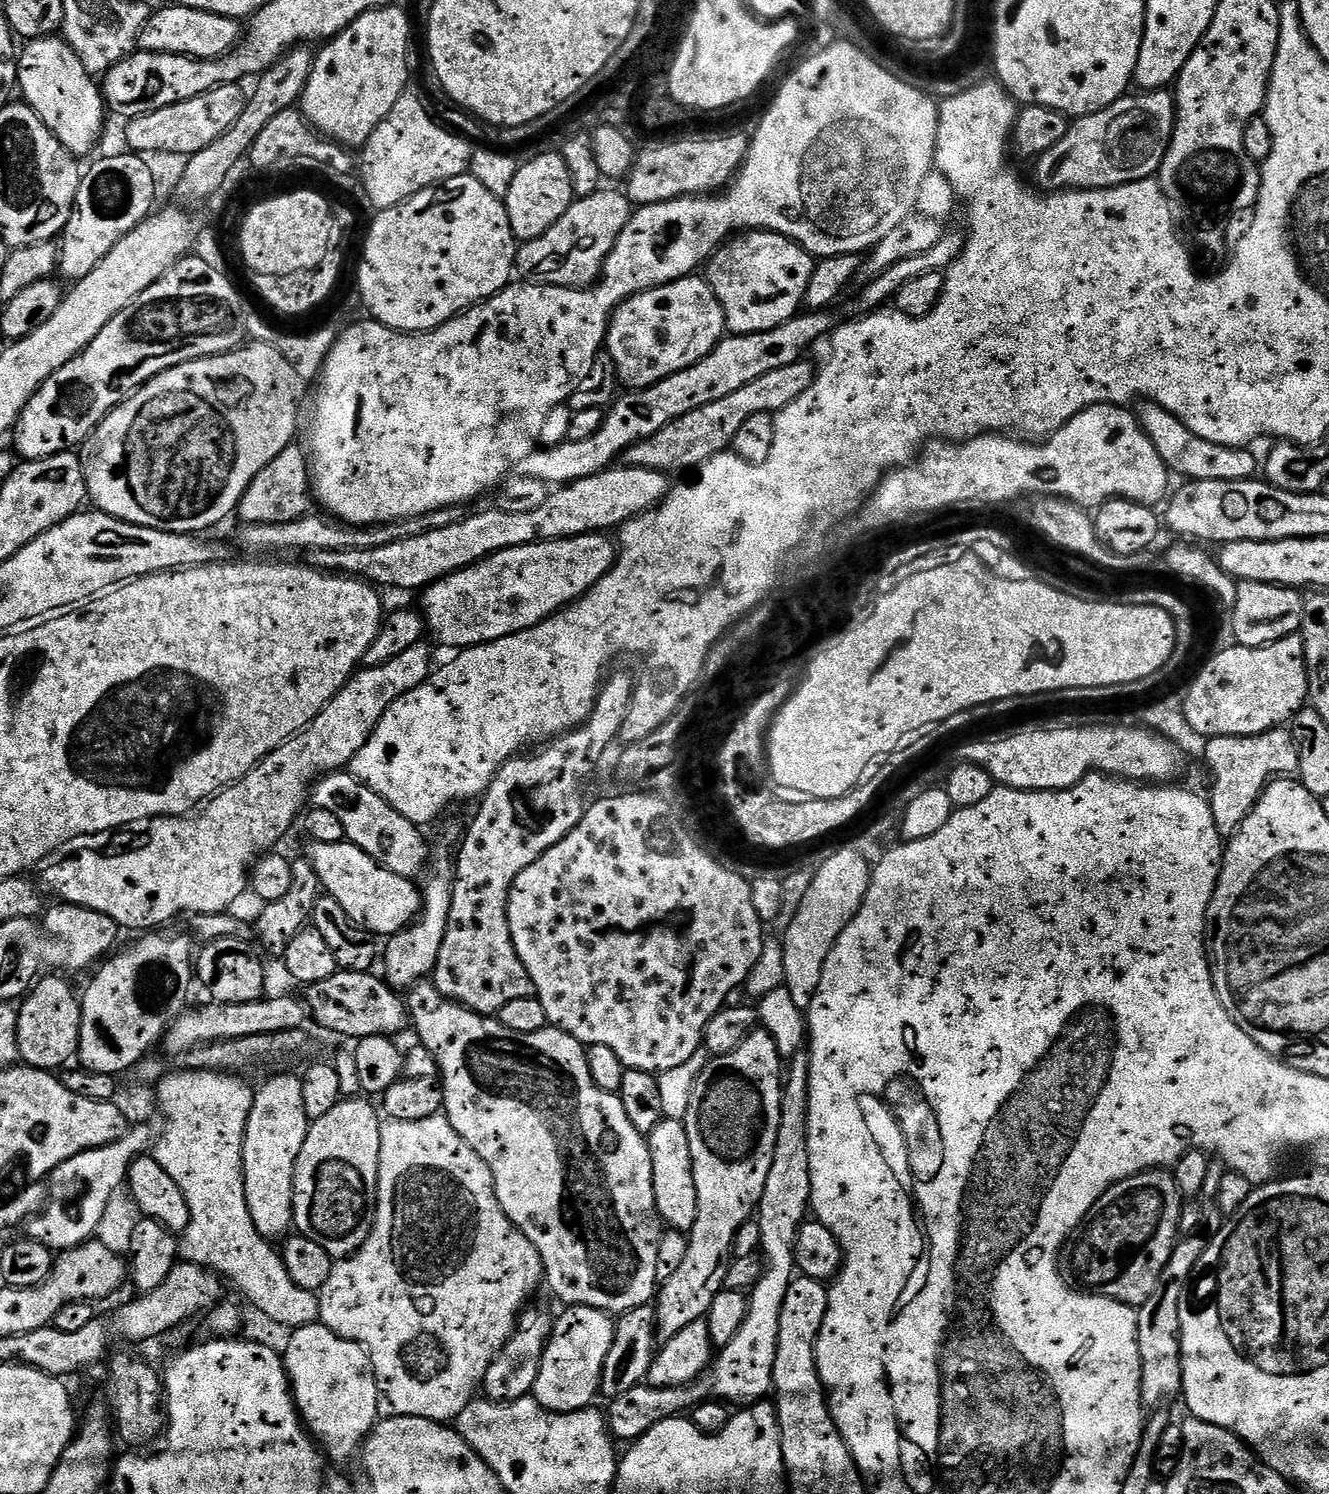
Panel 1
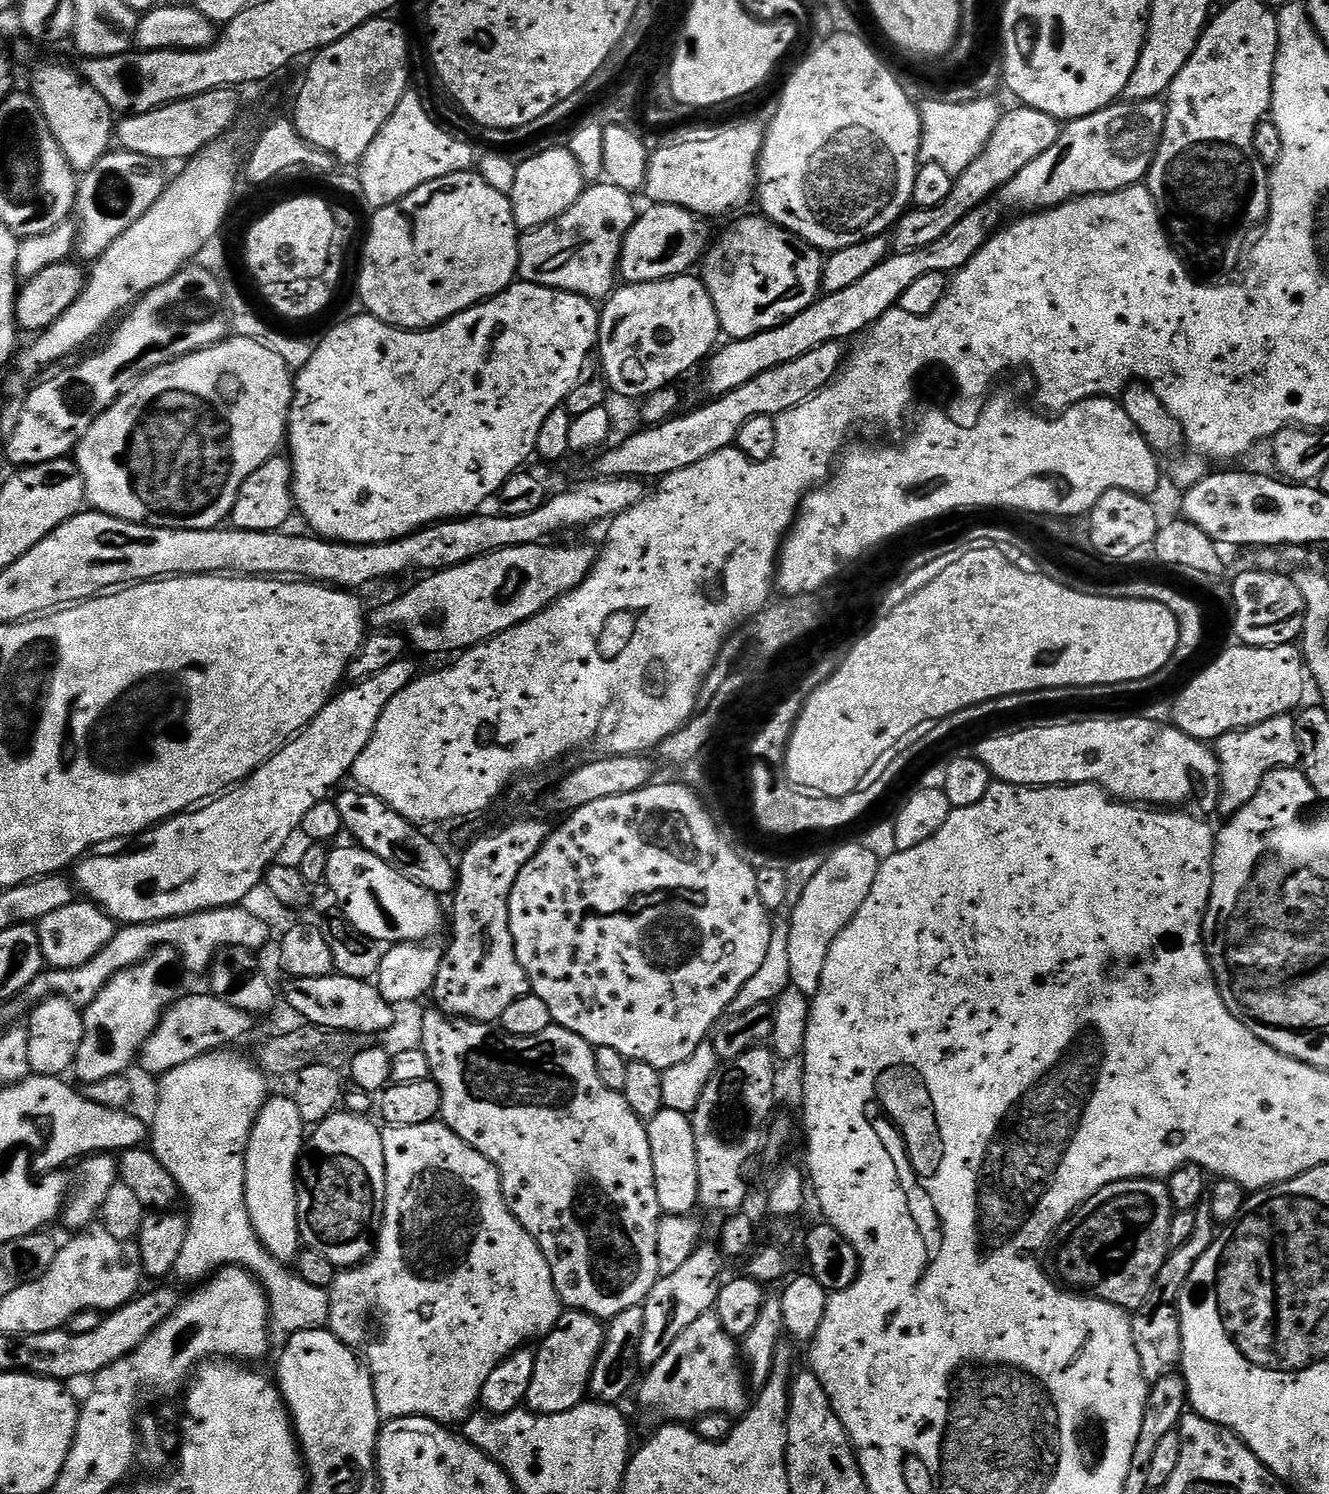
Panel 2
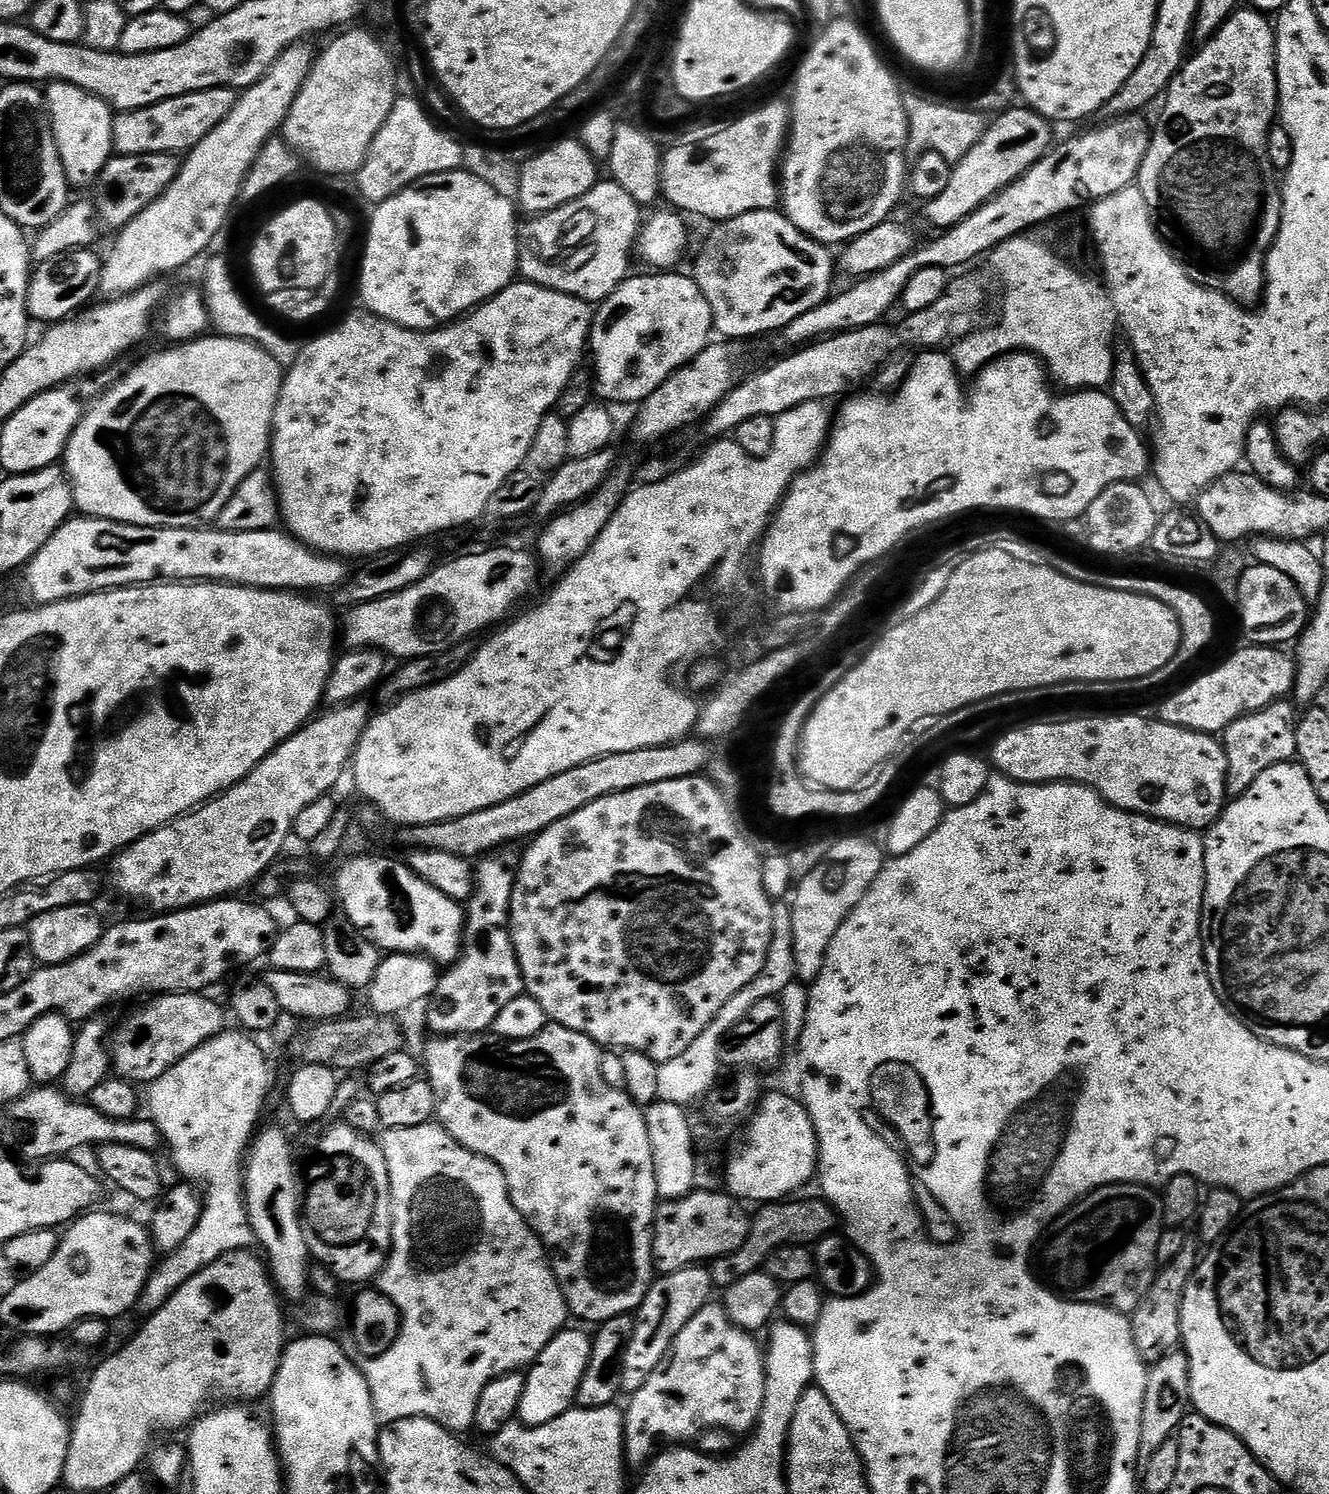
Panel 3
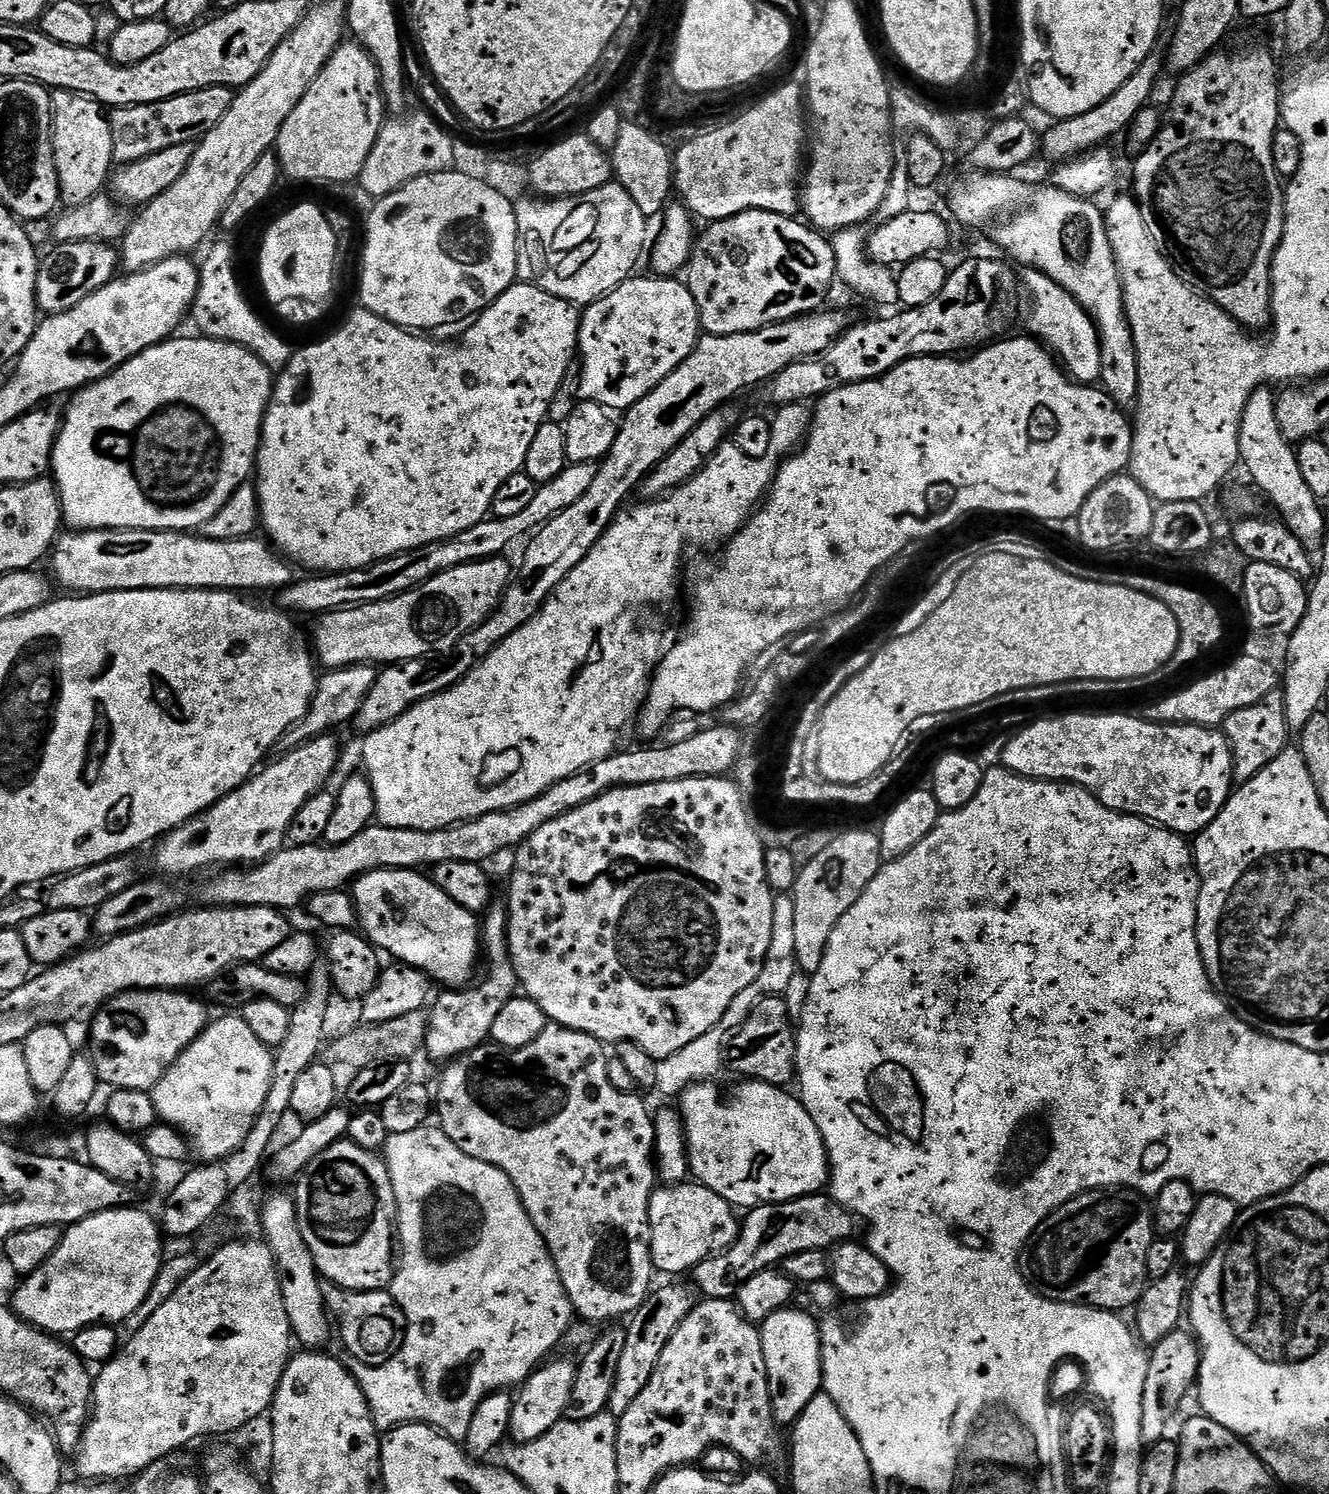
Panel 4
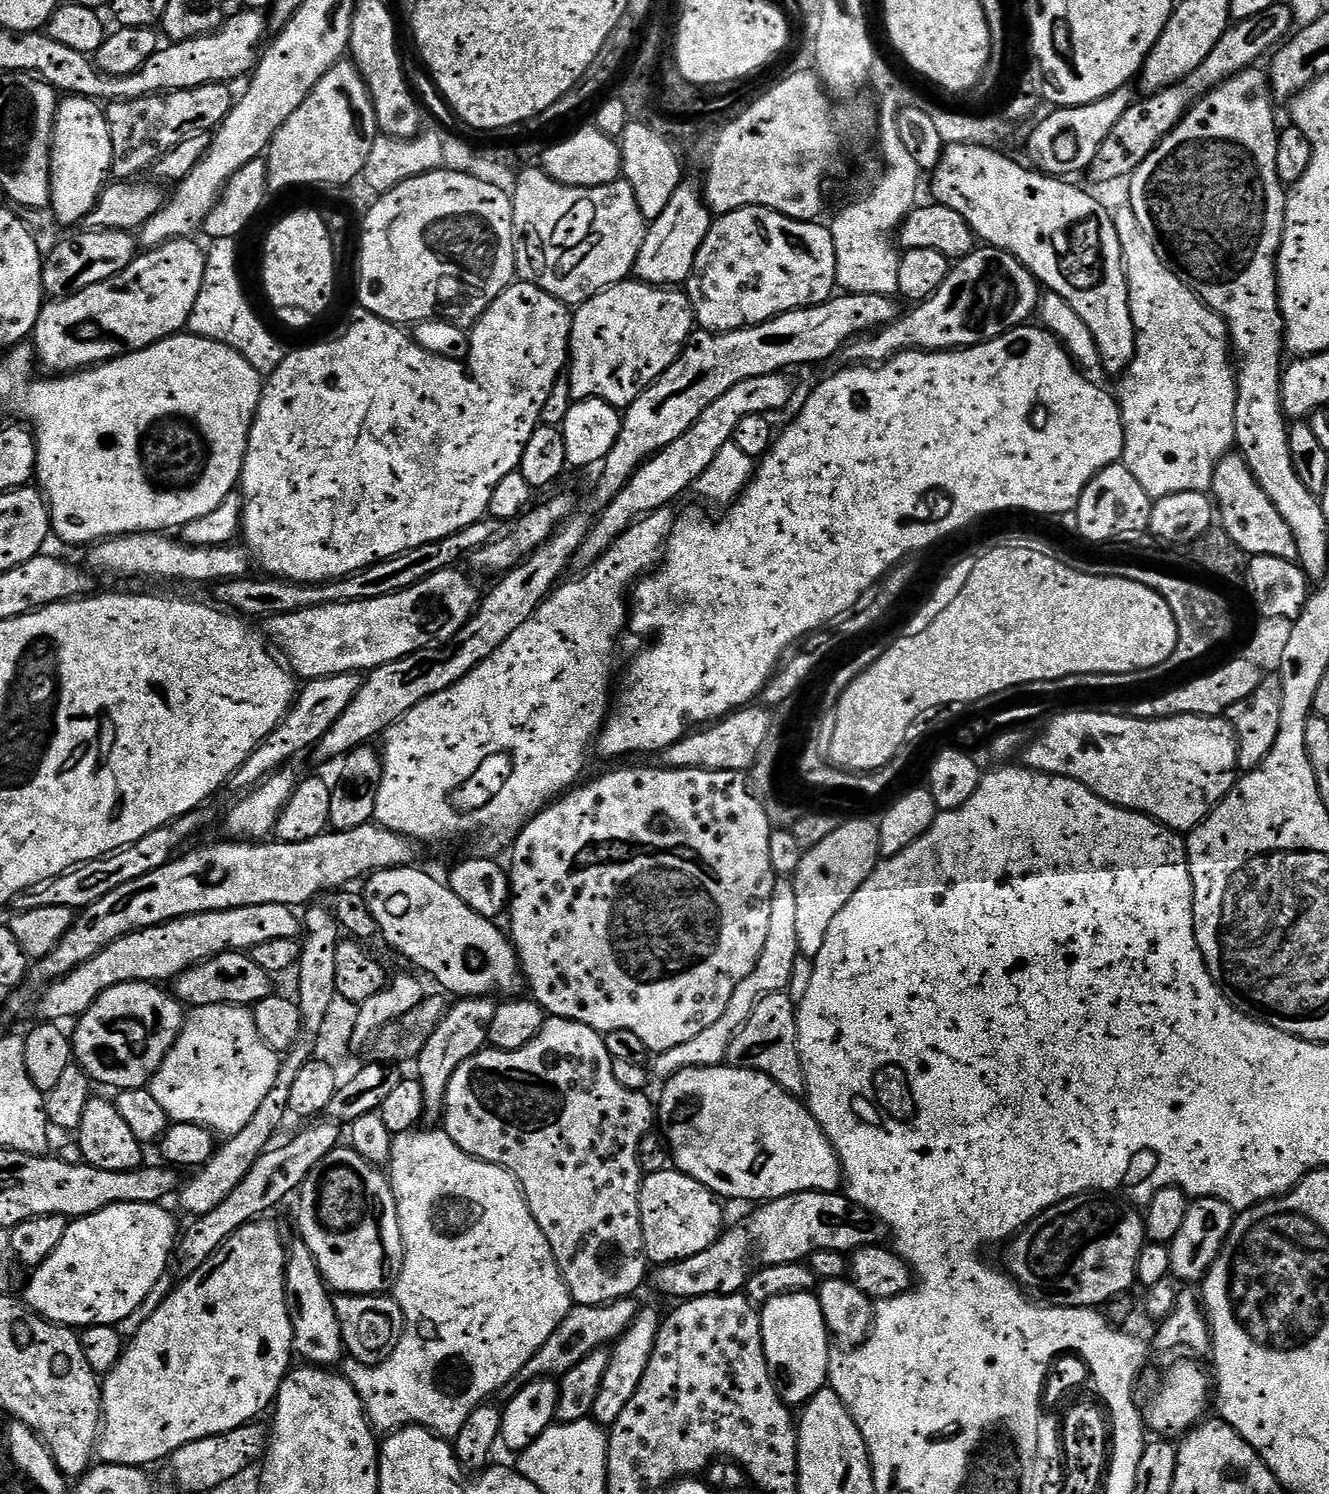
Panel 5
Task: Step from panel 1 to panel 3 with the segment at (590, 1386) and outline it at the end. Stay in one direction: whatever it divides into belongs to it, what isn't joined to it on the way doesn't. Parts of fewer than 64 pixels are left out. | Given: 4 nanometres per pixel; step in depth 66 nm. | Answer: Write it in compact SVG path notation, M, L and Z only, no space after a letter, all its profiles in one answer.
M572 1327L559 1332L527 1369L520 1399L519 1423L528 1424L531 1428L542 1426L546 1422L554 1422L554 1418L566 1414L575 1405L582 1374L586 1374L586 1366L590 1362L592 1336Z

